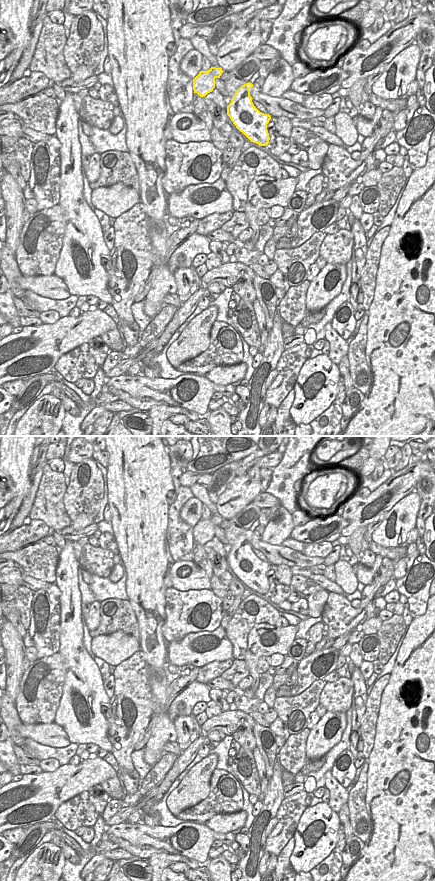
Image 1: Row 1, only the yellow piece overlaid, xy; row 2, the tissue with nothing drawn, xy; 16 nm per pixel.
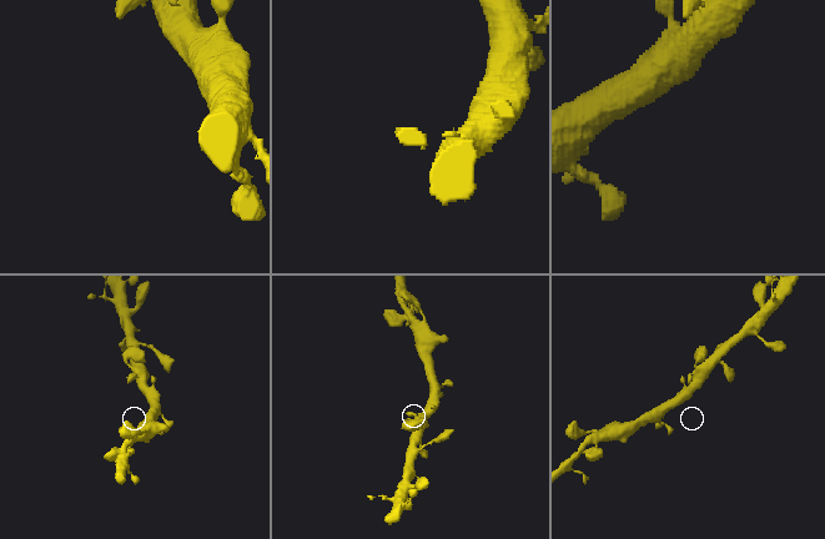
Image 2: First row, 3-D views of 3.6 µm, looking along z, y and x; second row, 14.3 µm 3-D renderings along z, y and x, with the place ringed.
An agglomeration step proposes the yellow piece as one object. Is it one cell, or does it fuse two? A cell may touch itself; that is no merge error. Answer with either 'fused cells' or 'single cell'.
single cell

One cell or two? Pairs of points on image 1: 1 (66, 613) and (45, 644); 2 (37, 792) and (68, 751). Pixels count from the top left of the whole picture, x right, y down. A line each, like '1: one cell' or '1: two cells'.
1: two cells
2: two cells

